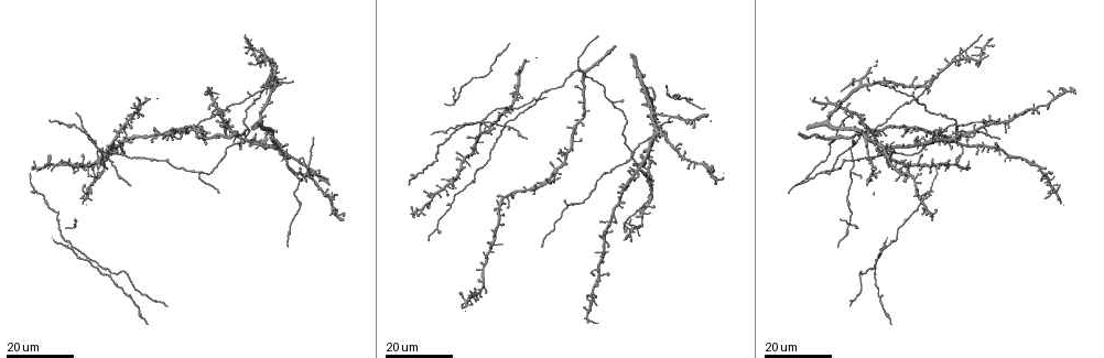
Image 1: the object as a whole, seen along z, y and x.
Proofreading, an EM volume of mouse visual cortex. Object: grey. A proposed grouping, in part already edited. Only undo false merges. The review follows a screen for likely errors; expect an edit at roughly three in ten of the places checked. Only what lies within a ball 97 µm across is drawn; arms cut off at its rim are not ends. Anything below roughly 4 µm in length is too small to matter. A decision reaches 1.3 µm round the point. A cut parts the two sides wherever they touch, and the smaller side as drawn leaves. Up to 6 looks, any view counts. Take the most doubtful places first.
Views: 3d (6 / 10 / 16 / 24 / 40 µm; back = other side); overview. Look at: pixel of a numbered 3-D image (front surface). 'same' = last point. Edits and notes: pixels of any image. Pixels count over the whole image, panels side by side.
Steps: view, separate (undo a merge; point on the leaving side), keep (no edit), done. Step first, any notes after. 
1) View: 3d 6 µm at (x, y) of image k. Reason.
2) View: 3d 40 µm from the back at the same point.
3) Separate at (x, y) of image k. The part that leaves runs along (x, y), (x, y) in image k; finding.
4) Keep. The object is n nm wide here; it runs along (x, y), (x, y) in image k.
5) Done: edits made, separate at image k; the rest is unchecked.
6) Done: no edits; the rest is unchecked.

View: 3d 24 µm at (471, 126) of image 1.

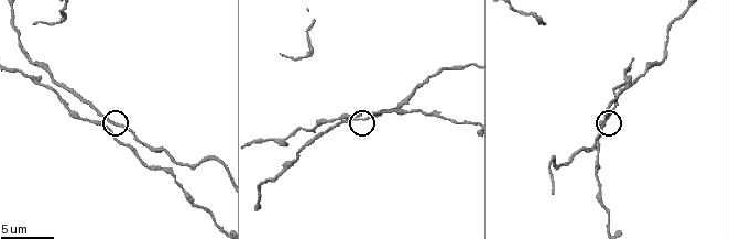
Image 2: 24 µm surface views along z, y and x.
View: 3d 6 µm at (114, 122) of image 2. Closer look.

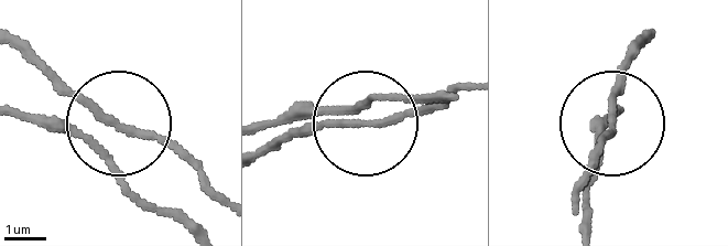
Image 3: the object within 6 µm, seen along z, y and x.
Keep. 4 arms meet here; it runs along (648, 31), (609, 95), (588, 203) in image 3; one neuron here.

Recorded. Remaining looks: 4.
View: 3d 16 µm at (53, 165) of image 1. Four arms meet.

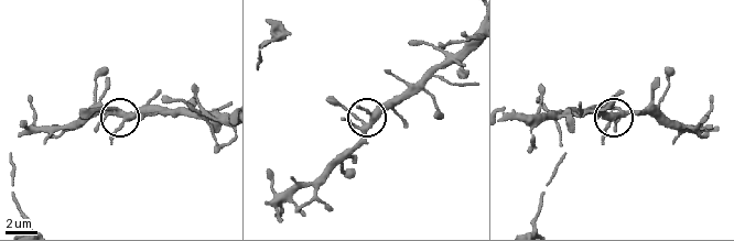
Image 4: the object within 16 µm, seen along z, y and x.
View: 3d 10 µm at (115, 110) of image 4.

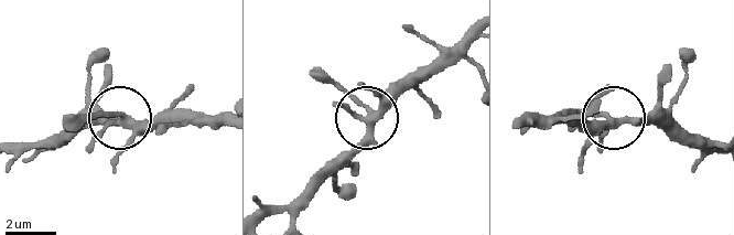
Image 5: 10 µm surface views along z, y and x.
Keep. It runs along (466, 34), (371, 111), (359, 141), (323, 177) in image 5; continuous, no second neuron.

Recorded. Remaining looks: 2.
View: 3d 24 µm at (930, 82) of image 1.

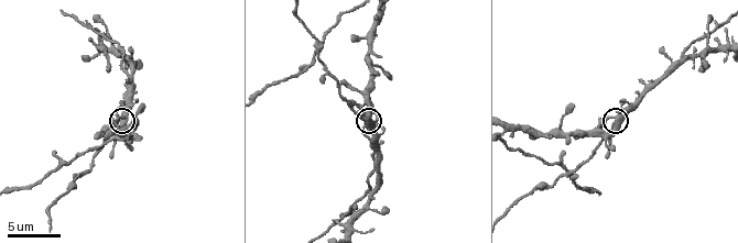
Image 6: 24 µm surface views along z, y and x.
View: 3d 6 µm at (359, 119) of image 6.

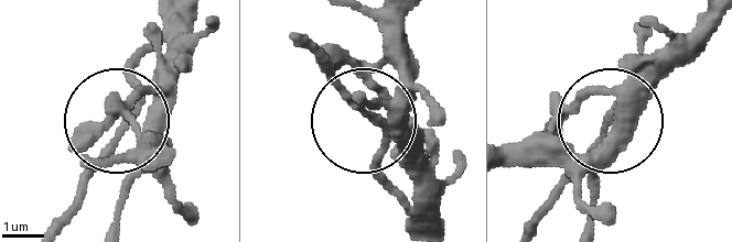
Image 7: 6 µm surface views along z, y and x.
Keep. It runs along (525, 226), (676, 51) in image 7; one neuron here.

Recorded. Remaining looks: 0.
Done: no edits; the rest is unchecked.

